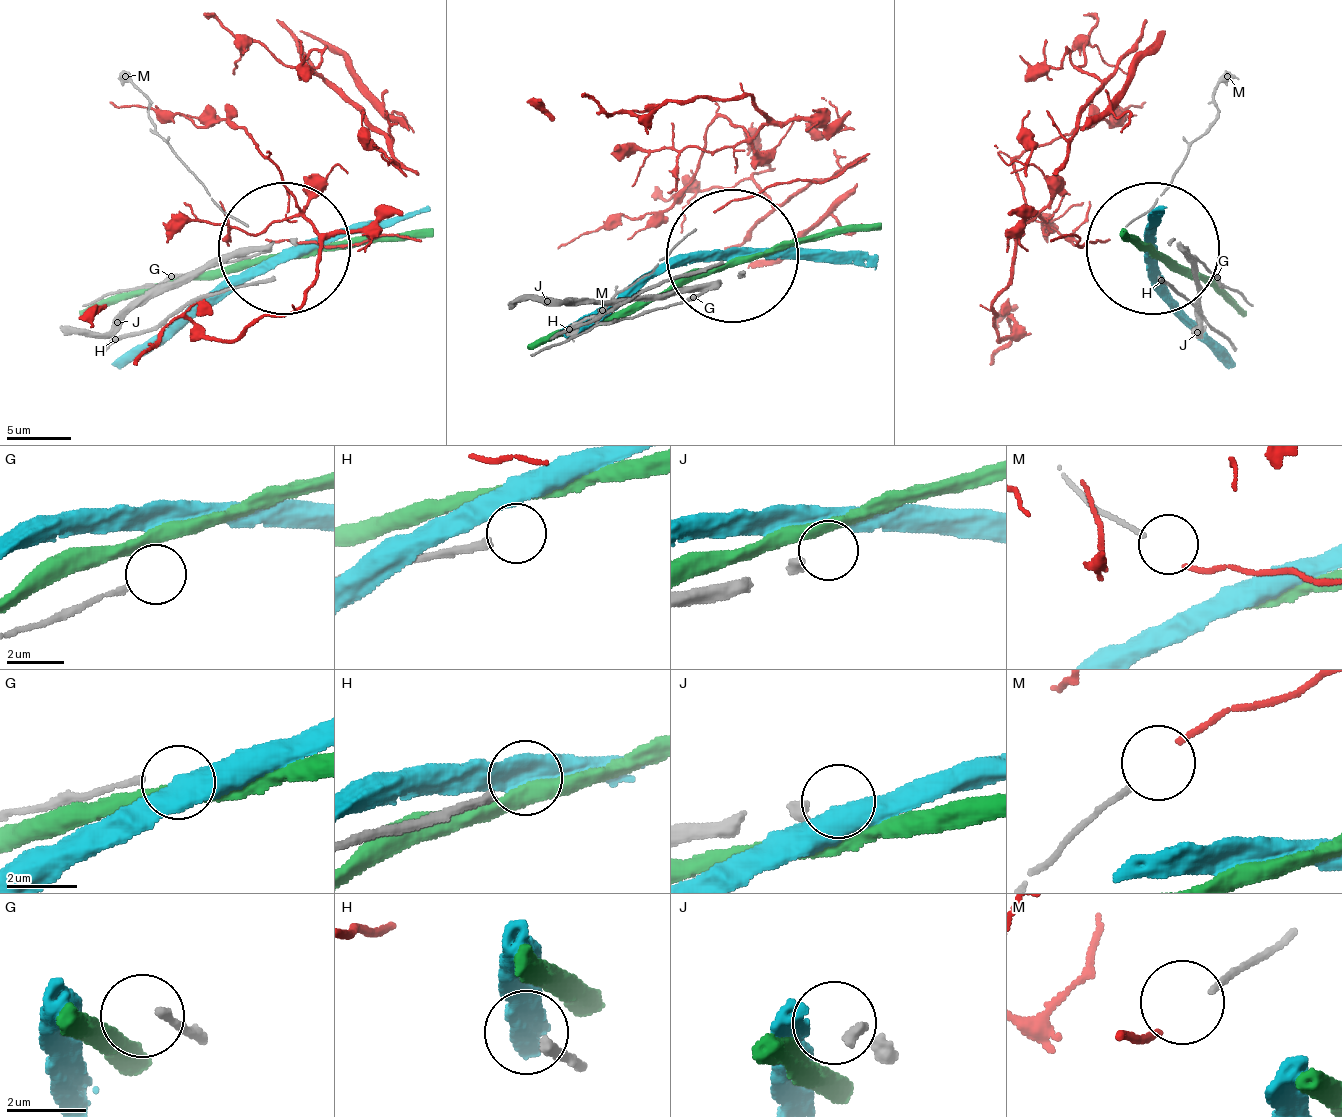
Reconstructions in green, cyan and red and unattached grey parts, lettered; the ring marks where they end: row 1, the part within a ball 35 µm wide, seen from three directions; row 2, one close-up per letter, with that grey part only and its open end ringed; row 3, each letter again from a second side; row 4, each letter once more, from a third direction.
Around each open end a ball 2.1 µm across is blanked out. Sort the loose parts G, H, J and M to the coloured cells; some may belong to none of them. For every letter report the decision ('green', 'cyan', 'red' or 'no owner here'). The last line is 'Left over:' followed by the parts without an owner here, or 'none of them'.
G: no owner here
H: no owner here
J: no owner here
M: red
Left over: G, H, J

